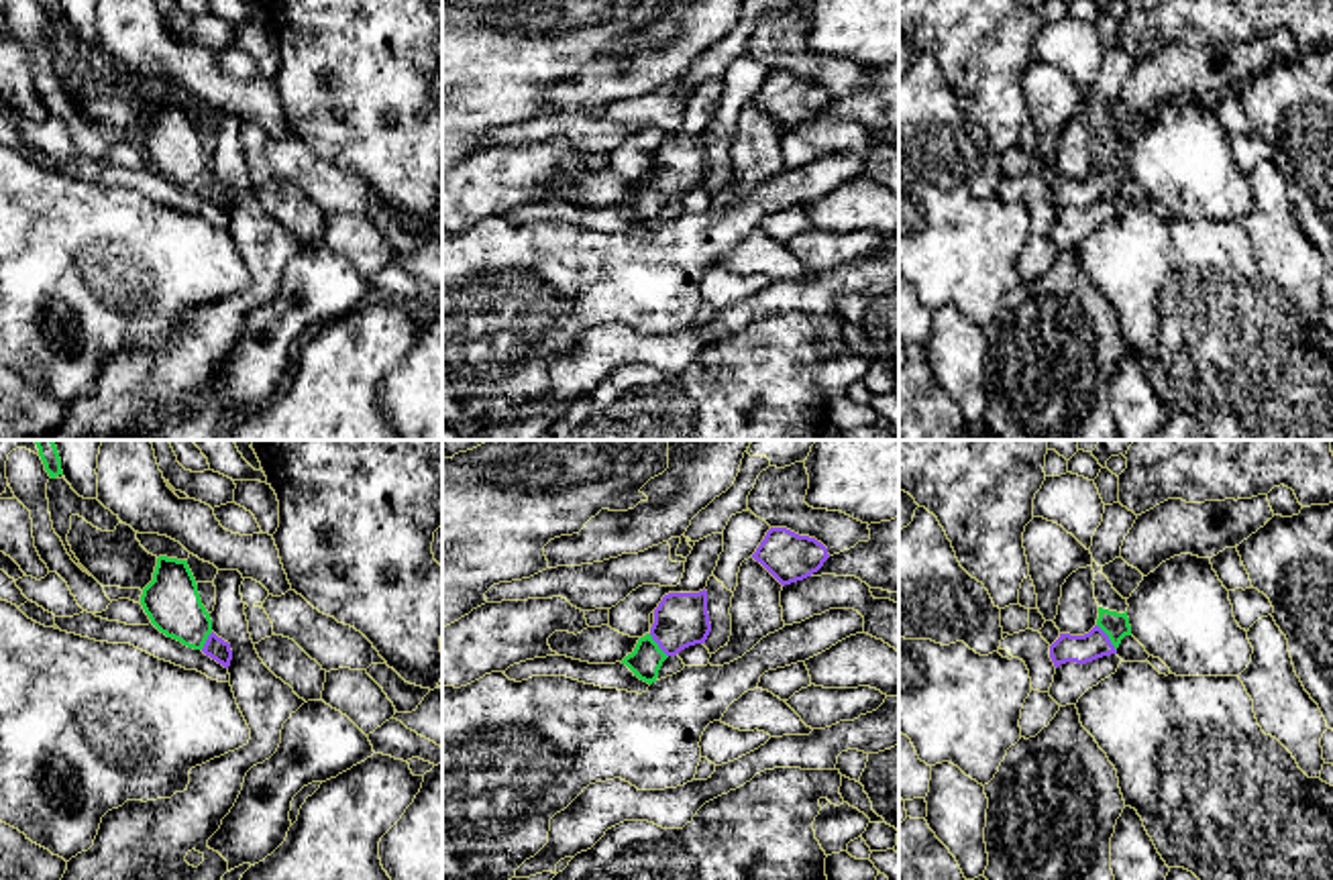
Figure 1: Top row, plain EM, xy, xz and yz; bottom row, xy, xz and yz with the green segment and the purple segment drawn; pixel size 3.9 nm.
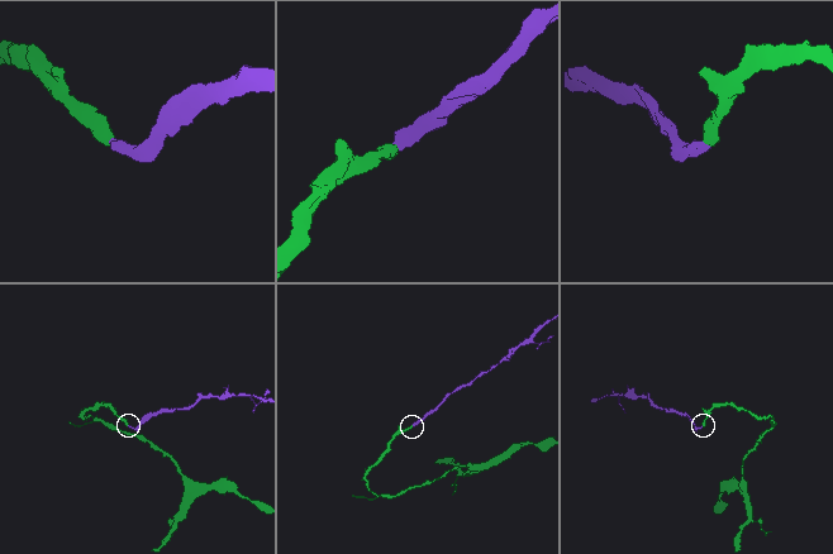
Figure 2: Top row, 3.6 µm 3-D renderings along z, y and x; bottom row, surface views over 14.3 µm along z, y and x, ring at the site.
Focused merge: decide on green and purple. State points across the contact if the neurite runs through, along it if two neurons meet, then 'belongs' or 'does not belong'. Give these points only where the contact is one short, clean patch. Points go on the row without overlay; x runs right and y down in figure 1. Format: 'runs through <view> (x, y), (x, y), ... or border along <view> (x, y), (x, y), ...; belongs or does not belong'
runs through yz (1115, 170), (1109, 182), (1095, 188); belongs

